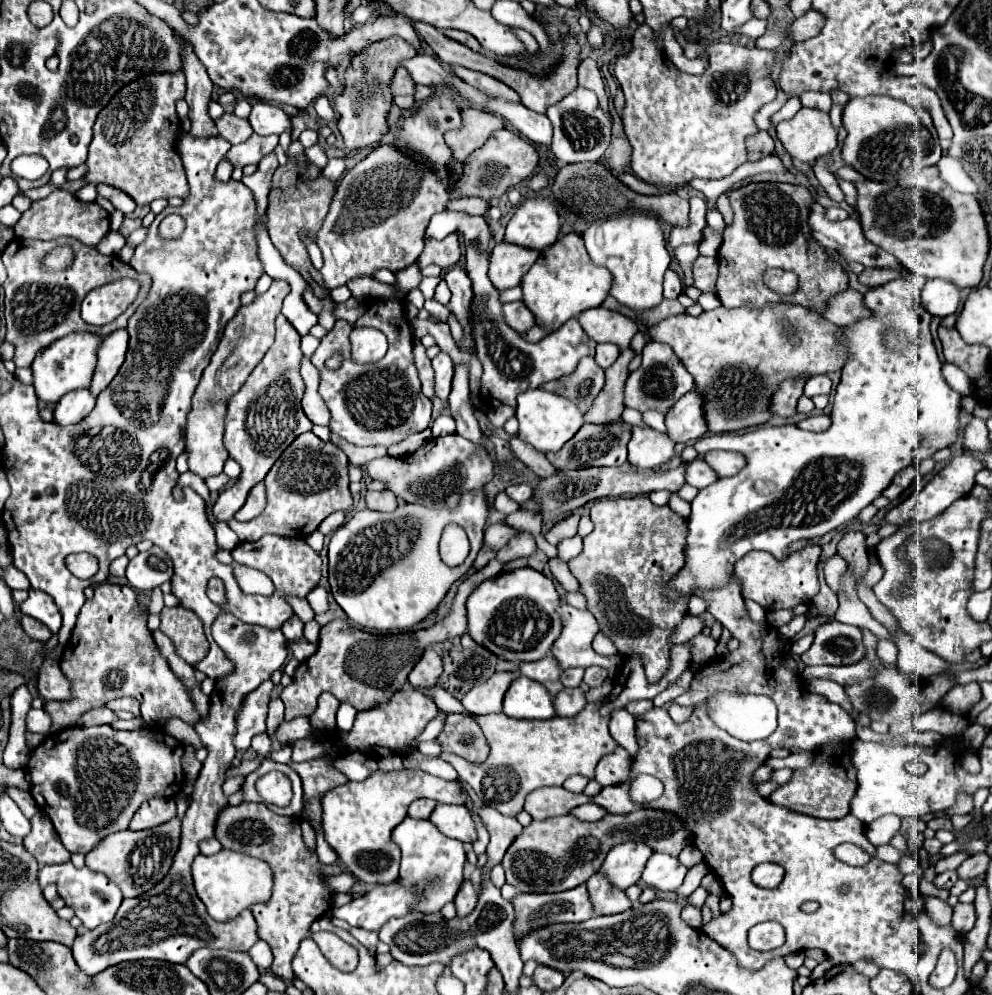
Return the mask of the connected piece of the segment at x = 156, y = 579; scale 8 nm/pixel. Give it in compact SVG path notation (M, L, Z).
M154 546L148 552L140 552L136 558L130 560L126 578L132 588L140 592L152 592L160 584L168 582L174 574L172 560L166 552L162 552L158 546Z

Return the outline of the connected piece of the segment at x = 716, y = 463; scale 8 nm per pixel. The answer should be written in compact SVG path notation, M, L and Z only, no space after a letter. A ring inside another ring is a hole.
M710 450L704 454L706 464L722 478L722 476L734 476L744 466L744 458L738 452L722 452L722 450Z

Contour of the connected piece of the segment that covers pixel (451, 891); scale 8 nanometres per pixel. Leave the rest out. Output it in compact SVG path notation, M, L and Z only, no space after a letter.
M412 818L402 820L394 828L392 840L402 850L398 878L404 878L404 882L412 882L412 886L420 886L420 890L424 890L424 902L416 906L416 912L440 912L442 906L446 906L456 898L462 886L464 864L466 864L464 844L460 840L452 840L440 834L430 820L412 820Z

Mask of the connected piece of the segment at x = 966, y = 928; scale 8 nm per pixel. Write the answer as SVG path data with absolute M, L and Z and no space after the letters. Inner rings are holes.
M956 904L954 908L954 930L958 934L966 934L974 928L976 924L976 912L972 904Z

